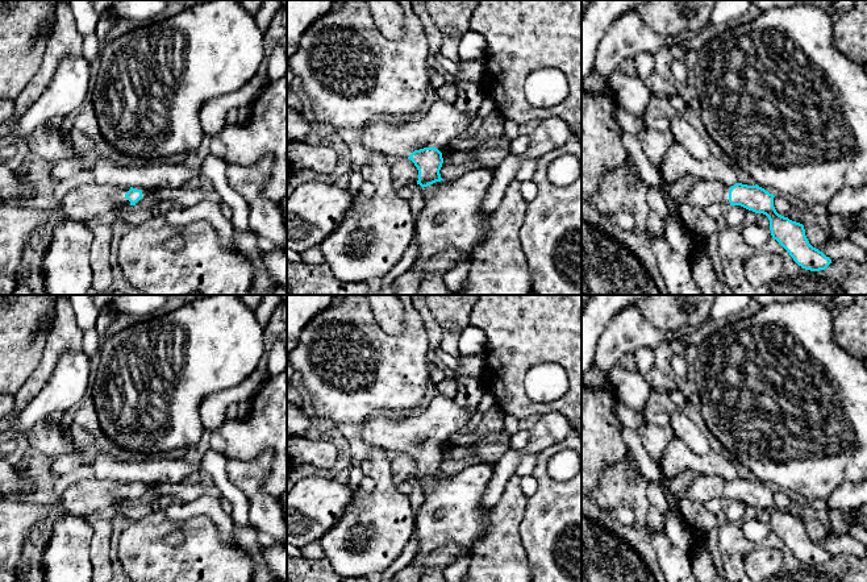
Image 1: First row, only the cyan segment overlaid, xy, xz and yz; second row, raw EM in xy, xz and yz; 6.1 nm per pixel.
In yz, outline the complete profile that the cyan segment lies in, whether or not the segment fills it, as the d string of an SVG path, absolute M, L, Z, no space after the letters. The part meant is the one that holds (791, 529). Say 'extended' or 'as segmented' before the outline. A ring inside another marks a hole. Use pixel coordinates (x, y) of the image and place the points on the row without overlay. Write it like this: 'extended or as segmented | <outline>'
extended | M716 474L696 475L695 481L679 495L679 500L688 499L706 503L712 499L741 500L755 508L763 508L770 515L770 525L776 535L805 565L825 565L831 554L813 542L806 531L804 520L779 510L774 502L774 490L764 483L735 478L726 481Z

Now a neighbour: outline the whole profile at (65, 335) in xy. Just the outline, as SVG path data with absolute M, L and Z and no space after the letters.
M61 296L54 324L47 334L39 365L14 395L14 407L0 421L0 438L11 436L13 419L49 382L51 373L66 352L83 350L83 332L80 331L68 296Z

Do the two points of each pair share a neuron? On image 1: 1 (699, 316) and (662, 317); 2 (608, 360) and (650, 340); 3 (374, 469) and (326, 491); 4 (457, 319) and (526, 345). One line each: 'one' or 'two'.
1: one
2: one
3: two
4: two

